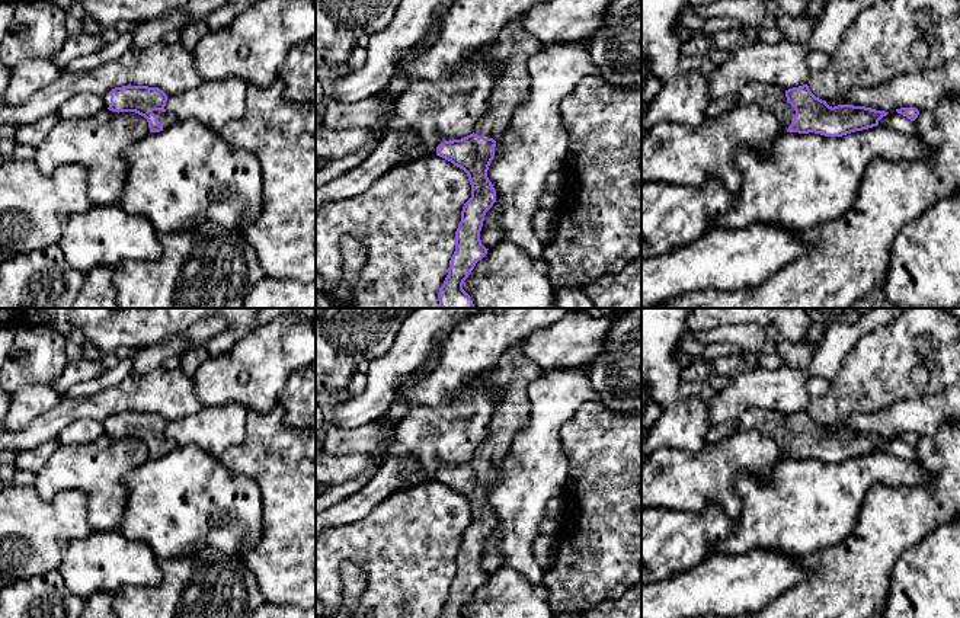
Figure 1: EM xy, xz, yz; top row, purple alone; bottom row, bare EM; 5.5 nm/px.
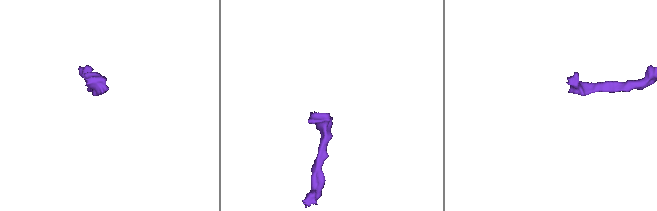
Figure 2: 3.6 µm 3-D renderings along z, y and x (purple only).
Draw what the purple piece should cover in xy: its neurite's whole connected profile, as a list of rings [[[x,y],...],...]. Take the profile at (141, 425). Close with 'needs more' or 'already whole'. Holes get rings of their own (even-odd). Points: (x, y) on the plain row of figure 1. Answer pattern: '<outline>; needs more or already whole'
[[[131,410],[115,413],[103,426],[112,438],[135,438],[144,442],[148,448],[150,458],[160,458],[177,446],[166,438],[167,420],[159,413]]]; needs more

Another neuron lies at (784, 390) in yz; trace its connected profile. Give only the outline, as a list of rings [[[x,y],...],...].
[[[873,308],[855,323],[826,327],[804,371],[787,366],[774,371],[762,366],[740,369],[707,401],[710,425],[735,420],[749,407],[768,409],[784,416],[807,410],[812,398],[807,380],[822,377],[831,381],[860,339],[897,318],[903,310]]]

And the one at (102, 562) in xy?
[[[118,529],[93,531],[81,539],[61,542],[60,548],[64,586],[83,599],[127,586],[153,587],[163,579],[153,550]]]

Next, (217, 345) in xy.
[[[224,330],[215,336],[212,336],[207,343],[205,349],[209,353],[209,356],[218,356],[227,352],[240,336],[231,330]]]

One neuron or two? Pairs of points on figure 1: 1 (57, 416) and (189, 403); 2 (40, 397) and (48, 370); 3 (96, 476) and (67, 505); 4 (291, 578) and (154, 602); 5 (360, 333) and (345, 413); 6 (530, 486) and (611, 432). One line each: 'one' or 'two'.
1: one
2: two
3: two
4: two
5: two
6: two

